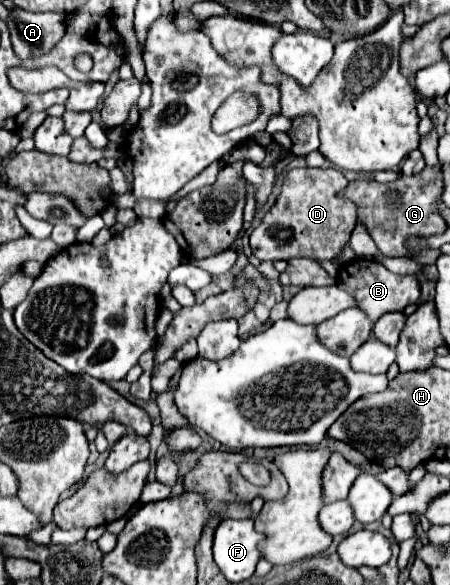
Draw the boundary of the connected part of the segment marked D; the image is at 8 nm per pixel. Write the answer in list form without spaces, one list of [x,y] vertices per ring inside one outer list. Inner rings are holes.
[[[294,168],[288,170],[282,182],[282,190],[272,204],[272,208],[264,214],[260,226],[250,234],[250,248],[258,260],[292,260],[292,258],[312,258],[312,260],[332,260],[342,248],[348,244],[350,234],[356,226],[358,212],[356,204],[344,196],[348,186],[346,176],[336,168]]]

